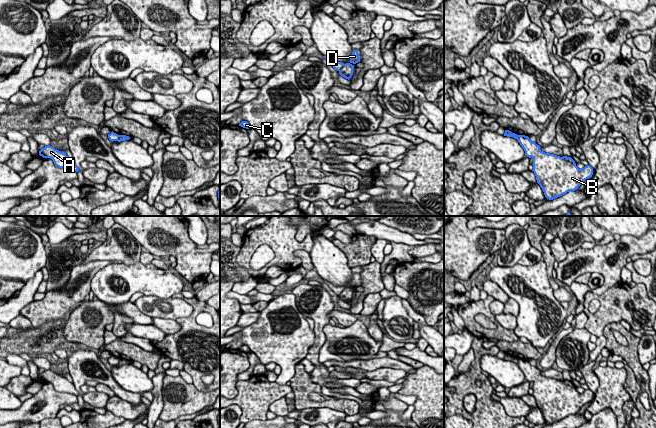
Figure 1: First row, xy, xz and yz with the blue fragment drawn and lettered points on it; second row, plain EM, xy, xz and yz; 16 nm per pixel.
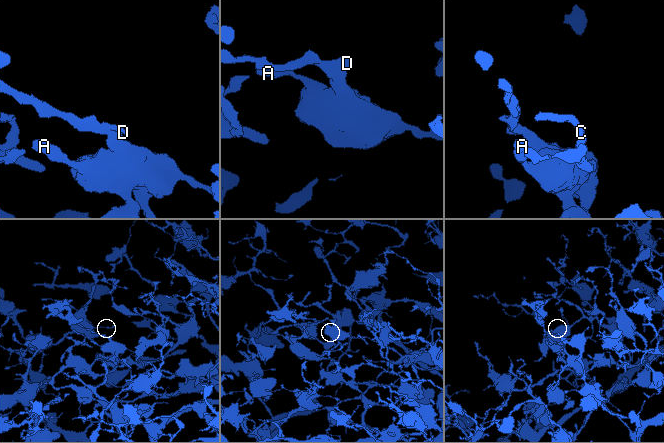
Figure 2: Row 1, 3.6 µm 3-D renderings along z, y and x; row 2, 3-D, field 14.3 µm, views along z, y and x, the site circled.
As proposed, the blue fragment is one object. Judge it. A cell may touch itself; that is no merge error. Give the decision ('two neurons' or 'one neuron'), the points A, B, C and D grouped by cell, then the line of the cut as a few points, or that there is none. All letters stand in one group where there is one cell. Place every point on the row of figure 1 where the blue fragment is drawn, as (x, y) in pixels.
two neurons; groups A B C / D; cut xz (344, 64), (339, 71)

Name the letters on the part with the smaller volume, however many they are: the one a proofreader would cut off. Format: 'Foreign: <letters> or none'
Foreign: D

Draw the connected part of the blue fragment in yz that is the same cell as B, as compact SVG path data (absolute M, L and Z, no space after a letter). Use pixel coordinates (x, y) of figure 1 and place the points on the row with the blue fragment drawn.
M518 135L517 140L524 149L525 155L533 158L532 171L545 197L549 200L577 190L593 175L593 168L590 165L579 169L571 157L545 153L528 136Z

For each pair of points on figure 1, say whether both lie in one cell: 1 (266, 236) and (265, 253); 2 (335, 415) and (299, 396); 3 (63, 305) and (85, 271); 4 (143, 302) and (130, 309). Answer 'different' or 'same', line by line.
1: different
2: different
3: same
4: different

